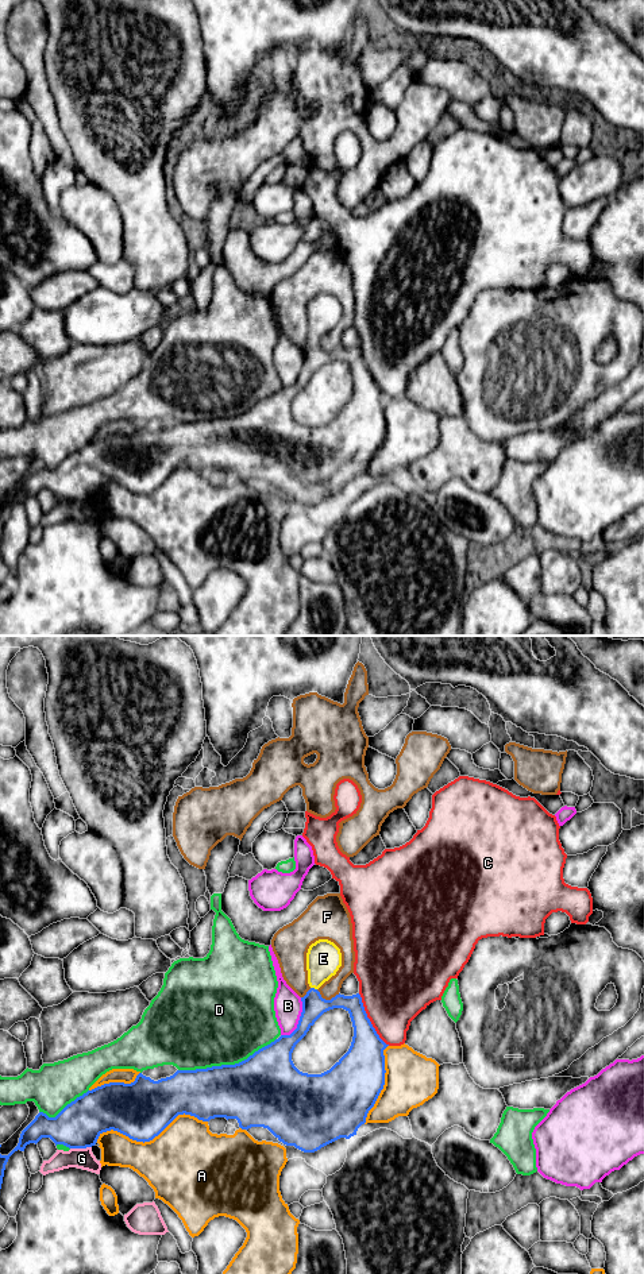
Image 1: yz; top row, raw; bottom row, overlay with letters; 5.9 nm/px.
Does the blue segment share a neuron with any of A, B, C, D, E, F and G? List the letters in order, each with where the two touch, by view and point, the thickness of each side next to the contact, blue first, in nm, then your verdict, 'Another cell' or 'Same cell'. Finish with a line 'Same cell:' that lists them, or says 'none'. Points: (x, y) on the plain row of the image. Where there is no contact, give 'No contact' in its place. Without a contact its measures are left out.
A: Touches blue at yz (150, 491). Thickness 360 nm (blue) against 460 nm. Another cell
B: Touches blue at yz (299, 373). Thickness 170 nm (blue) against 170 nm. Another cell
C: Touches blue at yz (369, 373). Thickness 240 nm (blue) against 420 nm. Another cell
D: Touches blue at yz (227, 417). Thickness 420 nm (blue) against 500 nm. Another cell
E: Touches blue at yz (313, 340). Thickness 140 nm (blue) against 200 nm. Same cell
F: Touches blue at yz (327, 352). Thickness 140 nm (blue) against 150 nm. Another cell
G: Touches blue at yz (80, 500). Thickness 280 nm (blue) against 130 nm. Another cell
Same cell: E

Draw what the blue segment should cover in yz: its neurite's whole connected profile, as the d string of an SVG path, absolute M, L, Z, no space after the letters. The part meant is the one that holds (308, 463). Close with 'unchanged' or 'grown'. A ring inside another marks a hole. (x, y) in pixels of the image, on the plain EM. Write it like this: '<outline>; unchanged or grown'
M319 292L312 296L306 305L311 341L301 350L302 364L297 381L239 416L177 422L173 428L158 433L139 425L131 436L109 435L88 443L55 470L39 464L22 483L18 498L8 507L0 506L0 541L9 509L18 502L24 503L30 495L36 497L42 490L50 490L55 498L86 501L95 498L103 484L113 482L144 495L158 489L184 466L203 474L215 470L236 471L242 482L263 479L284 497L294 498L304 505L315 505L340 490L350 491L356 487L383 441L386 425L383 402L389 397L373 379L359 345L352 348L339 345L331 352L321 350L317 341L335 328L340 318L342 305L333 294ZM333 360L343 360L350 366L354 389L348 404L321 426L300 424L292 413L296 397L324 364Z; grown

